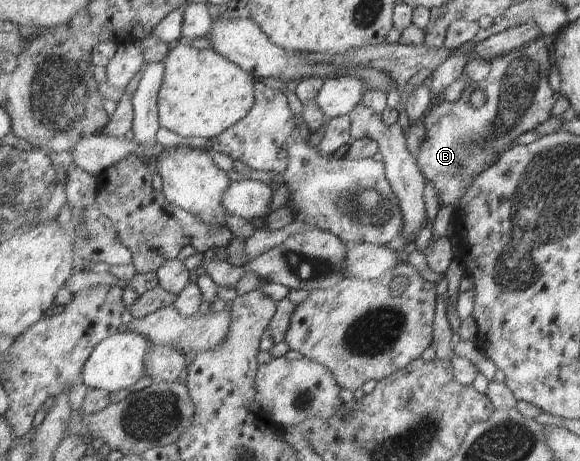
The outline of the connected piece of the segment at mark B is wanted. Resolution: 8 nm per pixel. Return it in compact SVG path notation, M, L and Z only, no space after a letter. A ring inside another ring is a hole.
M540 36L531 41L528 45L510 50L506 54L496 56L490 62L490 72L484 81L472 82L469 88L464 90L462 98L458 102L437 102L432 105L432 110L426 112L422 123L428 130L428 138L422 142L422 148L416 157L418 166L426 181L434 184L438 191L438 201L443 205L451 205L458 208L460 200L464 198L466 190L474 184L478 174L491 166L496 160L496 156L508 149L508 146L521 134L534 130L539 124L545 122L551 116L551 109L558 97L548 86L548 74L550 62L548 62L548 51L544 45L544 40ZM478 90L480 93L480 105L478 108L470 106L470 96L472 91Z

